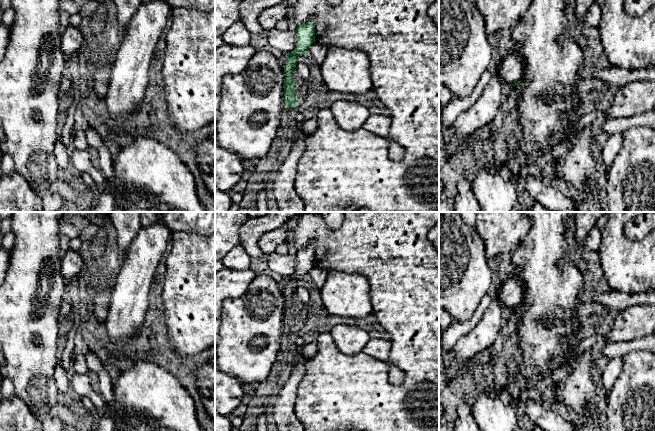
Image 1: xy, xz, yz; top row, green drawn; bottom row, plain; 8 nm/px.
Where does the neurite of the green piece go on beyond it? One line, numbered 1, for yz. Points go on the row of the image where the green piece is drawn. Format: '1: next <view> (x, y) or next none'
1: next none

